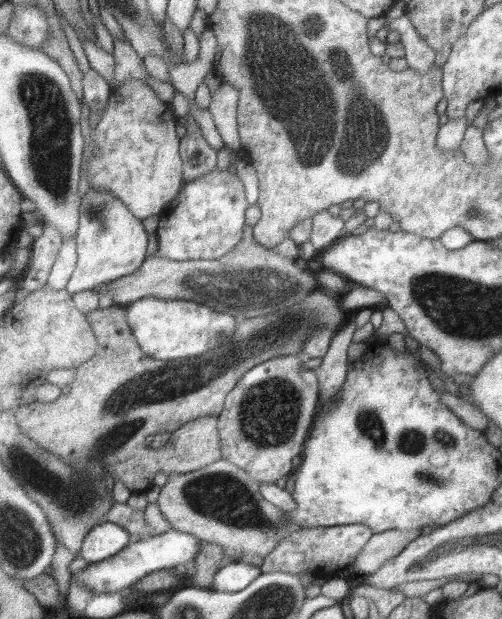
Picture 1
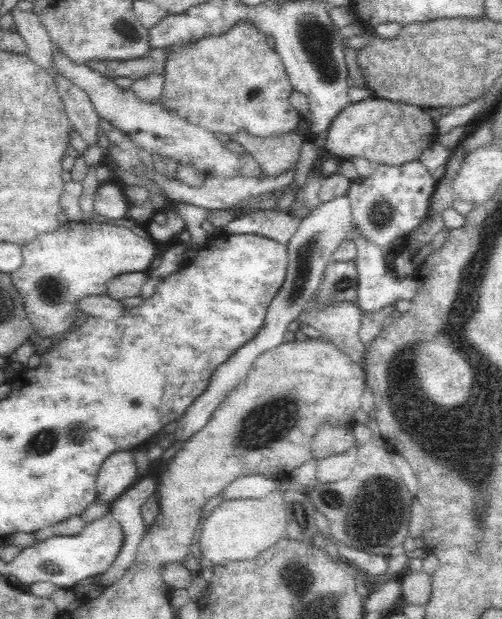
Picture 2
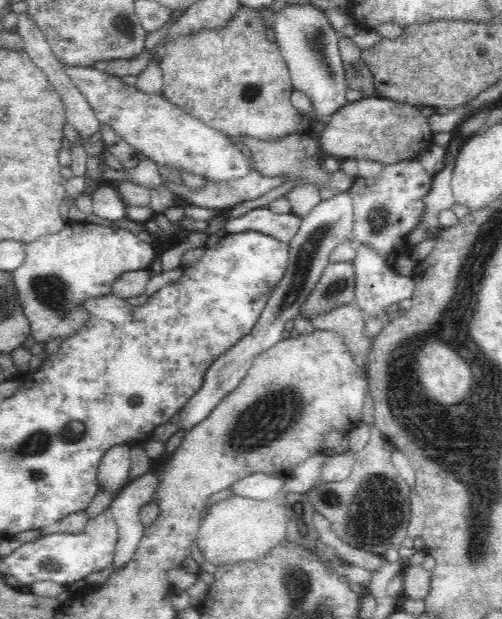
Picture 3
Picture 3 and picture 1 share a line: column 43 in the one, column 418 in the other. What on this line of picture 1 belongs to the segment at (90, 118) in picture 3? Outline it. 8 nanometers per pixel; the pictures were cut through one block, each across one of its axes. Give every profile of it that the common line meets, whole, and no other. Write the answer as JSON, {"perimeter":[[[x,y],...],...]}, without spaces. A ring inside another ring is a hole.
{"perimeter":[[[404,14],[391,20],[389,20],[388,16],[385,16],[384,27],[400,33],[400,40],[405,50],[404,58],[408,62],[408,67],[420,74],[426,73],[432,67],[437,55],[436,51],[428,46],[428,43],[424,42],[424,37],[420,37],[416,27],[412,27],[408,15]]]}

